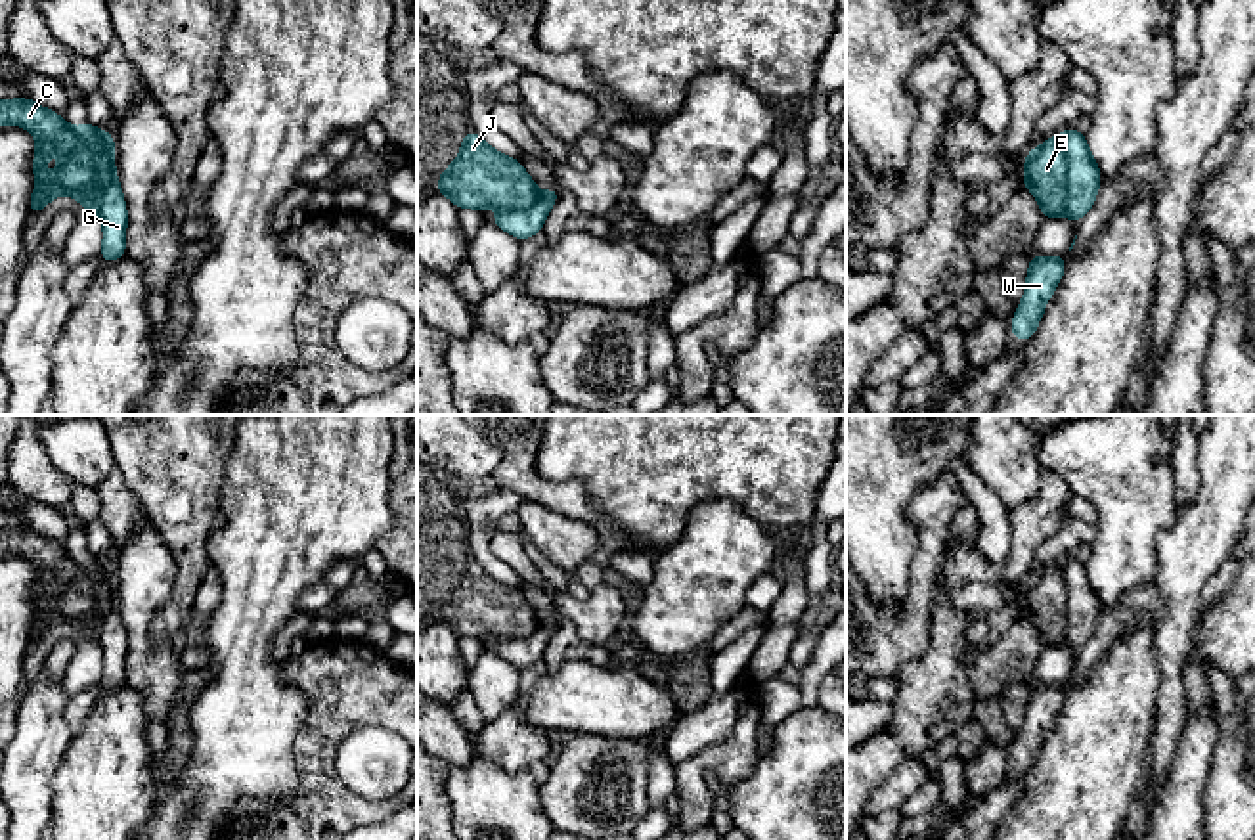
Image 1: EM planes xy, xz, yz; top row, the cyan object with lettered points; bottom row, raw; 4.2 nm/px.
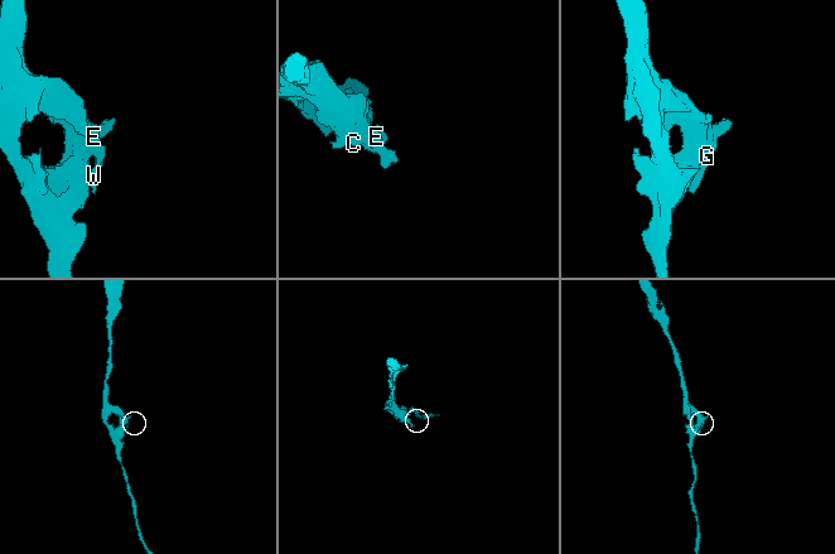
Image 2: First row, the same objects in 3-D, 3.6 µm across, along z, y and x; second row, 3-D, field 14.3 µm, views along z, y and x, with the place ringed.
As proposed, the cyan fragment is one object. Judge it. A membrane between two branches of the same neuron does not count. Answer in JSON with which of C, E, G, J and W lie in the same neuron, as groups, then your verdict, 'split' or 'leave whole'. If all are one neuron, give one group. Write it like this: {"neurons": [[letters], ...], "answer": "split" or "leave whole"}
{"neurons": [["C", "E", "J"], ["G", "W"]], "answer": "split"}

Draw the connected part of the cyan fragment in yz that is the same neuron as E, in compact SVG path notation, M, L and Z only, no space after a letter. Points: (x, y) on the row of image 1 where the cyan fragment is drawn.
M1060 136L1045 140L1027 153L1024 186L1039 201L1043 218L1056 218L1066 205L1066 151Z

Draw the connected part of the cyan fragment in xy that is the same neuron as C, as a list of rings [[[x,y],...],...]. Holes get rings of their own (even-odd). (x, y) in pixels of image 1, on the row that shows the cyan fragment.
[[[29,98],[0,99],[0,124],[21,124],[36,140],[33,157],[33,191],[29,199],[31,216],[38,214],[54,197],[69,193],[84,209],[98,210],[99,195],[96,191],[71,191],[61,182],[63,165],[80,149],[77,132],[65,122],[65,117],[36,105]],[[54,151],[63,153],[63,161],[52,172],[48,188],[38,193],[36,188],[44,176],[44,163]]]

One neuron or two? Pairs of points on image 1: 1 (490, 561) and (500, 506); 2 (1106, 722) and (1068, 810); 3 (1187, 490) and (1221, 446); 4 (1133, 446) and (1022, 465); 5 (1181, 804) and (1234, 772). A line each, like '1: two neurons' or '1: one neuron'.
1: one neuron
2: one neuron
3: two neurons
4: two neurons
5: two neurons

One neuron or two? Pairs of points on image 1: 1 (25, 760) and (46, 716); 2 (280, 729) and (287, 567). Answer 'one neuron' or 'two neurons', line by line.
1: one neuron
2: one neuron

